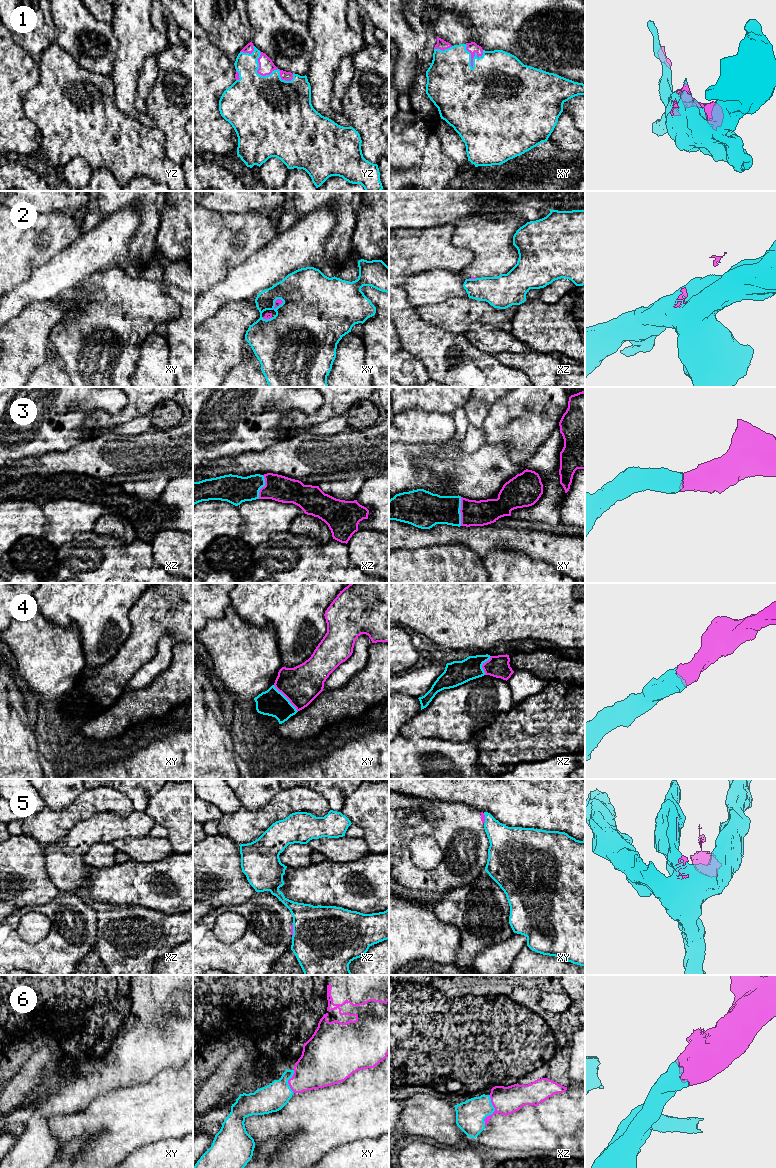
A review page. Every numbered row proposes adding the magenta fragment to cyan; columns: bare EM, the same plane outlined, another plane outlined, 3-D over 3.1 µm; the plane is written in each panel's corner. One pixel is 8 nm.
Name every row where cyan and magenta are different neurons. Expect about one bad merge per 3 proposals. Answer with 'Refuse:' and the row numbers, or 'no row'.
Refuse: 2, 5

